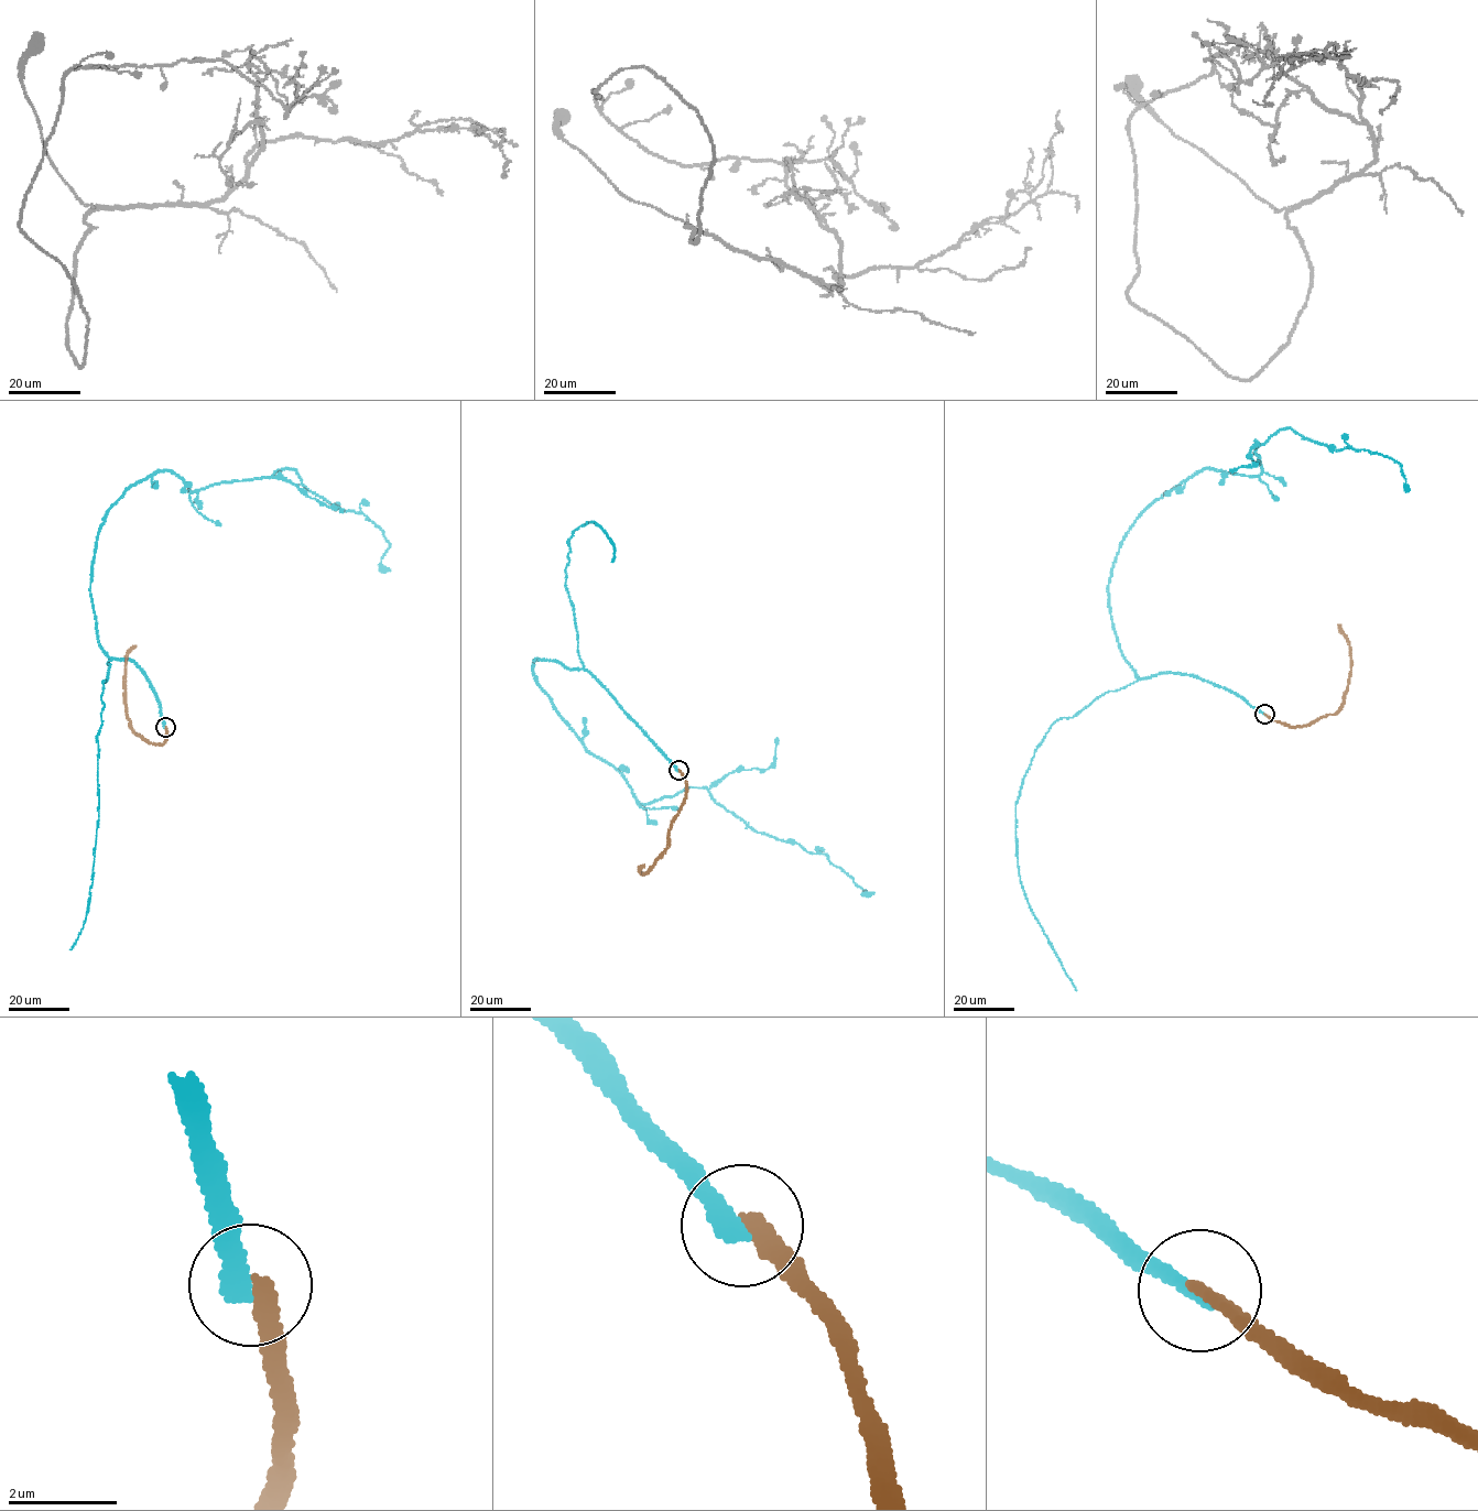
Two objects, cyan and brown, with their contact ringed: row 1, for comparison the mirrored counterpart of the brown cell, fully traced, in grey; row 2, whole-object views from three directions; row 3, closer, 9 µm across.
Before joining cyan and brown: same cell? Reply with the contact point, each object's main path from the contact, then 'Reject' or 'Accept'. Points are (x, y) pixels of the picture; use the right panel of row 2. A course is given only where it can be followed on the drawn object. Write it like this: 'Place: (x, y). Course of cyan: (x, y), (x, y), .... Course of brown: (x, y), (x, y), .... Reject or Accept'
Place: (1264, 714). Course of cyan: (1264, 714), (1138, 680), (1123, 536), (1201, 470), (1259, 475), (1285, 427), (1408, 488). Course of brown: (1264, 714), (1295, 727), (1335, 714), (1339, 708), (1349, 682), (1351, 659), (1347, 638), (1338, 624). Reject

